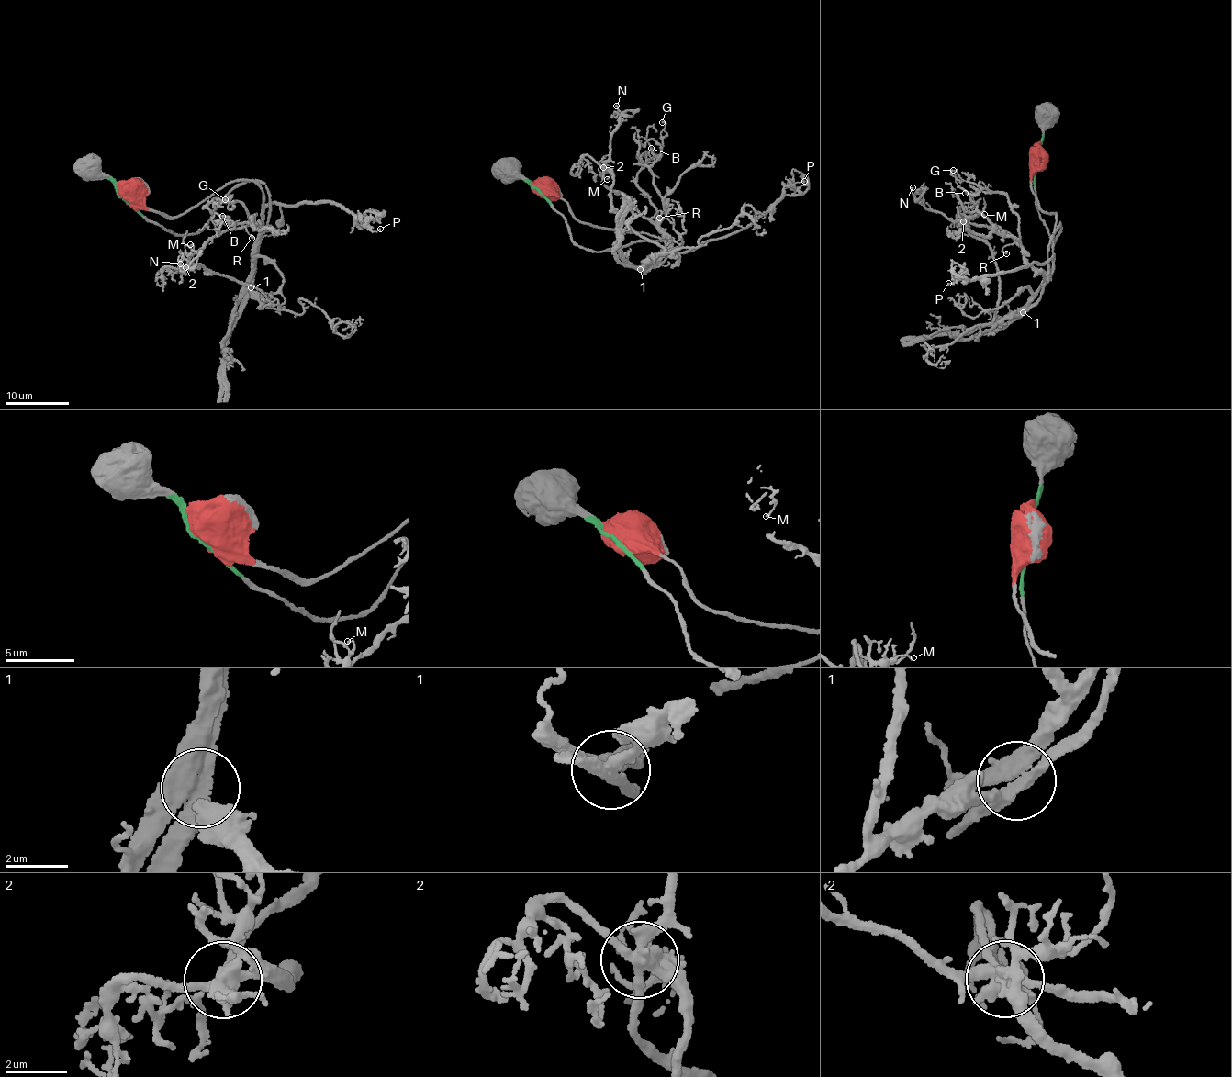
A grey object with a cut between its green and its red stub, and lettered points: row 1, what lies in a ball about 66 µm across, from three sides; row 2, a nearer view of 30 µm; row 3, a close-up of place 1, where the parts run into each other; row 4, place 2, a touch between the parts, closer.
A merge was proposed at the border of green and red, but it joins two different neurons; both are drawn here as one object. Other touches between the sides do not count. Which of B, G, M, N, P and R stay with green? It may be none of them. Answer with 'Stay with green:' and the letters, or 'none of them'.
Stay with green: B, G, N, R

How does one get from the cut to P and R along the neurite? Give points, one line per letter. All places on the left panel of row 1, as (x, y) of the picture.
P: (124, 197), (177, 217), (230, 182), (252, 180), (265, 204), (325, 203), (352, 214), (362, 227), (380, 228)
R: (124, 198), (156, 225), (196, 233), (223, 196), (261, 182), (269, 221), (244, 226), (252, 238)

